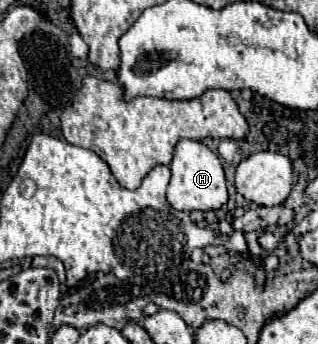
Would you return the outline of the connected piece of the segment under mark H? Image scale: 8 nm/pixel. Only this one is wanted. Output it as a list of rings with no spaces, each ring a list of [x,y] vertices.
[[[179,140],[173,152],[171,162],[171,182],[167,188],[167,200],[175,210],[191,212],[191,210],[219,210],[227,204],[227,184],[221,160],[215,152],[211,152],[205,144],[197,140]]]

